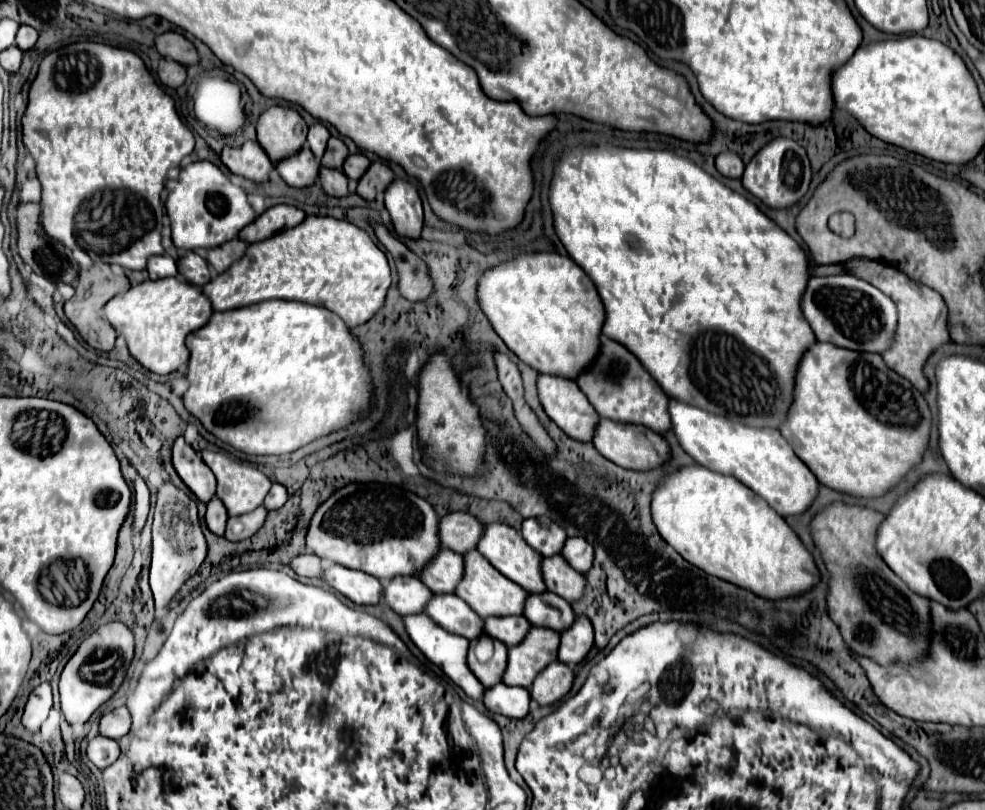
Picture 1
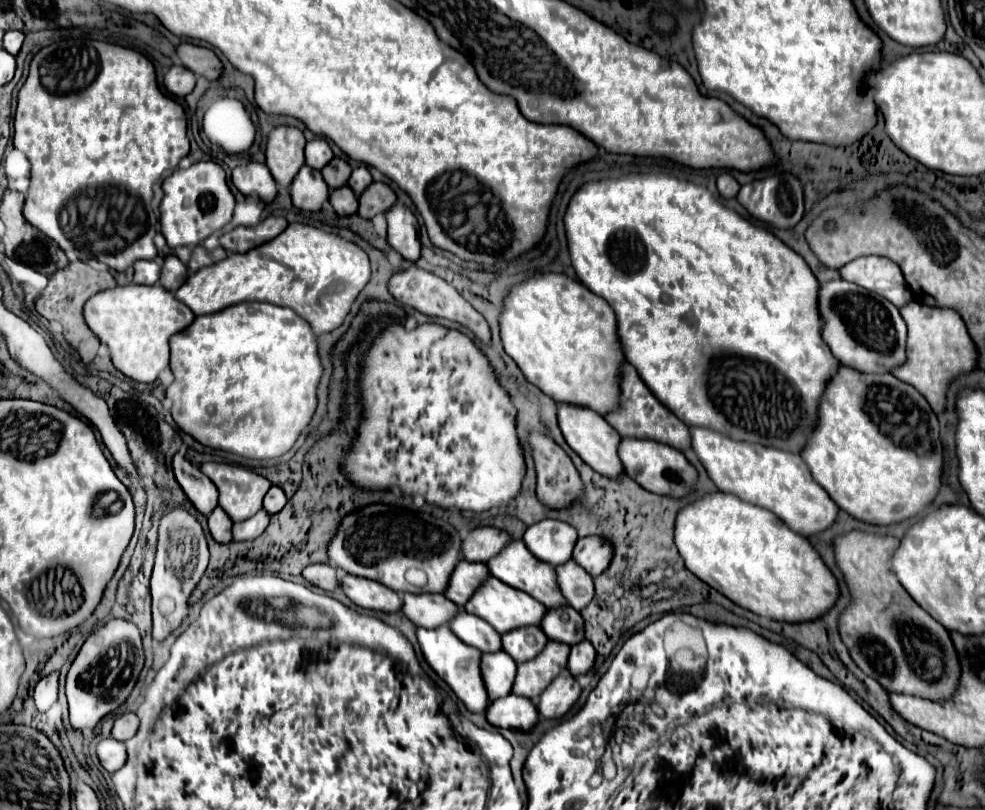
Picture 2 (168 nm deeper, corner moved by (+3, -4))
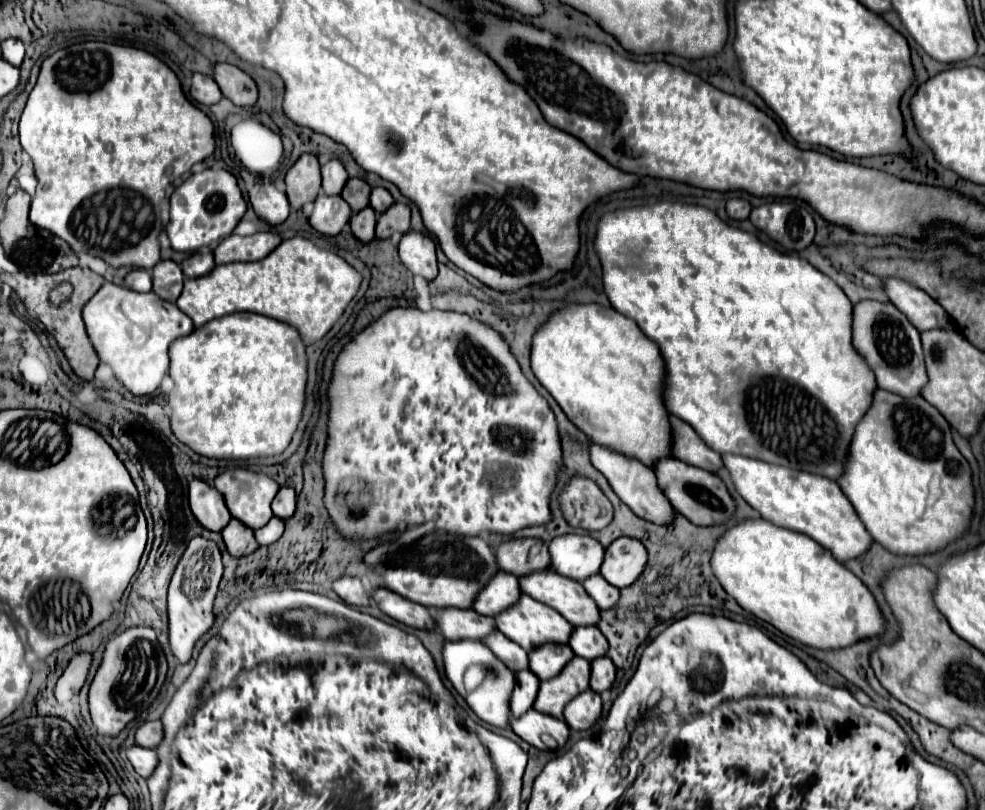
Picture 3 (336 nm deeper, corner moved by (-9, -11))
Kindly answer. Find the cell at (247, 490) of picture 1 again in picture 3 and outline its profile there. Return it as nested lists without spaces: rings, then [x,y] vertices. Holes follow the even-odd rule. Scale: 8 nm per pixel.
[[[232,470],[216,476],[214,484],[216,490],[224,496],[230,514],[248,528],[258,530],[272,518],[270,502],[280,486],[266,474]]]

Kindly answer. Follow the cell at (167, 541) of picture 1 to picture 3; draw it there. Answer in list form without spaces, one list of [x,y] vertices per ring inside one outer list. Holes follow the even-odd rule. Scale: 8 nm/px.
[[[196,536],[188,542],[188,548],[172,576],[168,590],[168,618],[170,618],[170,646],[180,664],[192,658],[194,644],[202,634],[206,634],[214,624],[212,604],[222,578],[222,558],[216,542]]]

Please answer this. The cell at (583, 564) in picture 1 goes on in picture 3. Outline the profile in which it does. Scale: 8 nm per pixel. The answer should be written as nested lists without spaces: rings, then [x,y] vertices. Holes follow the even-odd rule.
[[[618,538],[606,548],[600,574],[616,588],[628,588],[644,572],[648,552],[640,540]]]

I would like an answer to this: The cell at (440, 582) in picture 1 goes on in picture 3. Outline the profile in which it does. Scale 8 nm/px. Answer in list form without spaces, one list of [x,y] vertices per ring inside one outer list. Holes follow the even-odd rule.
[[[498,572],[488,586],[478,594],[476,602],[474,602],[474,610],[482,612],[484,616],[496,616],[502,610],[514,606],[522,596],[520,590],[520,582],[516,576],[506,574],[506,572]]]

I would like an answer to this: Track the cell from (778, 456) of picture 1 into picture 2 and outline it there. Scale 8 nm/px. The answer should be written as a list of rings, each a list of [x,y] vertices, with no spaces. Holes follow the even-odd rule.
[[[688,427],[688,429],[690,429],[694,453],[698,455],[698,459],[704,465],[708,477],[714,481],[714,485],[720,491],[734,493],[734,495],[738,495],[740,499],[744,499],[748,503],[756,503],[756,505],[772,511],[776,517],[780,517],[784,523],[788,523],[792,531],[796,531],[800,535],[818,533],[818,531],[822,531],[822,529],[826,529],[834,523],[836,513],[838,513],[836,503],[812,479],[806,463],[802,461],[802,457],[798,453],[788,453],[788,451],[782,451],[782,449],[776,449],[776,447],[766,447],[766,445],[748,443],[748,441],[734,441],[728,435],[716,433],[714,429],[708,429],[708,427]]]

